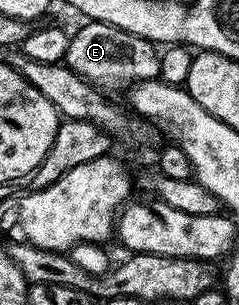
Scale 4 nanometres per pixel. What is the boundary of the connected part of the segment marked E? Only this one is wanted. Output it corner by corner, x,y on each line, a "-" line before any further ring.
86,21
83,24
78,32
75,30
71,34
64,62
93,87
103,93
111,93
120,90
122,86
125,88
140,81
159,78
160,51
155,44
149,43
144,37
124,33
124,29
116,29
107,23

